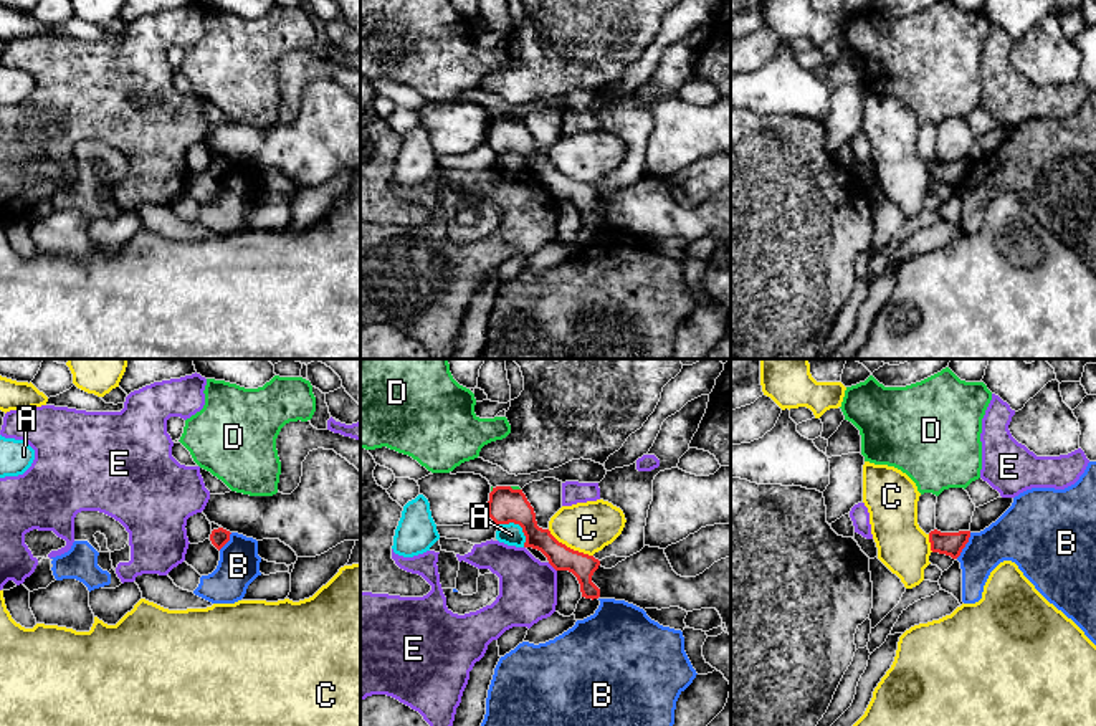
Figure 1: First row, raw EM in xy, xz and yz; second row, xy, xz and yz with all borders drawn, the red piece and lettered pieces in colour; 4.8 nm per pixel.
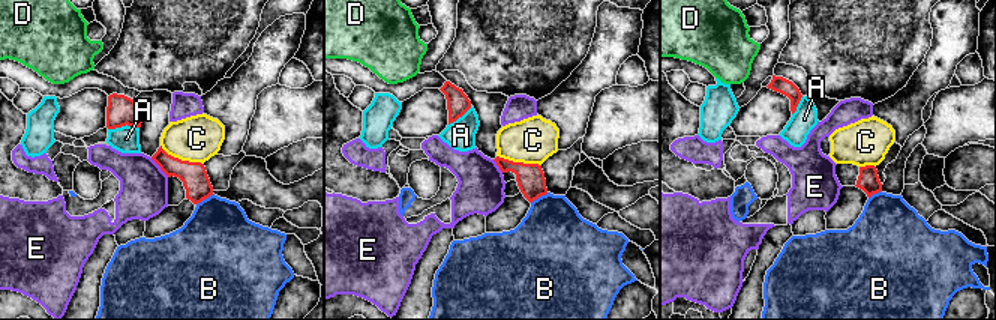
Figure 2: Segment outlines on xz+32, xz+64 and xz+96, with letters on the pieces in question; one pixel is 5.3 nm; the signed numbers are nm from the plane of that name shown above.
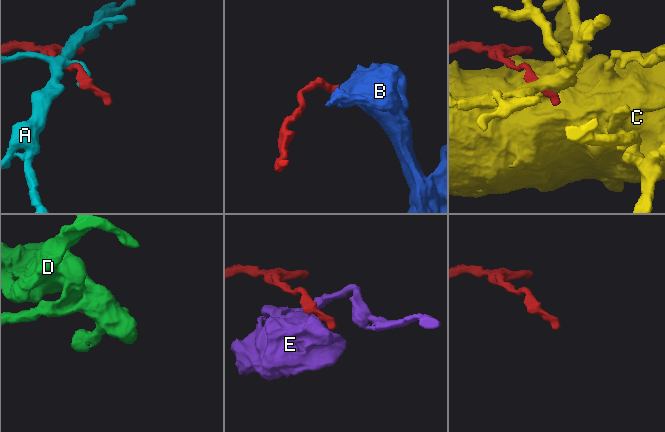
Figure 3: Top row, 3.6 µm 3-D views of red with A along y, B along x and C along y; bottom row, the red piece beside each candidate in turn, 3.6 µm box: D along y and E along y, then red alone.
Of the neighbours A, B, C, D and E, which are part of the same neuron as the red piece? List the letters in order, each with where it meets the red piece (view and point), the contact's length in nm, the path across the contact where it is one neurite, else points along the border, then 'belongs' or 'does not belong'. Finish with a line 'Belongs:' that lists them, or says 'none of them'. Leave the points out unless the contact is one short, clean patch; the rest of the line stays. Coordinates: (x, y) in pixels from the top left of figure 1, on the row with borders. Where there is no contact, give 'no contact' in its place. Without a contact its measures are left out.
A: contact xz (519, 525); length 170 nm; does not belong
B: contact yz (964, 546); length 150 nm; border yz (971, 533), (966, 546), (956, 558); does not belong
C: contact xz (569, 548); length 260 nm; does not belong
D: contact xz (514, 490); length 60 nm; does not belong
E: contact xz (552, 566); length 60 nm; border xz (548, 563), (556, 571); does not belong
Belongs: none of them

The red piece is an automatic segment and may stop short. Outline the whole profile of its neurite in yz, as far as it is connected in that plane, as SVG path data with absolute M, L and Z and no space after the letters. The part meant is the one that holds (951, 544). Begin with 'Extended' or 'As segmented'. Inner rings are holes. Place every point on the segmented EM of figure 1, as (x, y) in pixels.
As segmented. M934 529L929 533L931 551L957 559L969 542L969 537L970 531L941 533Z

